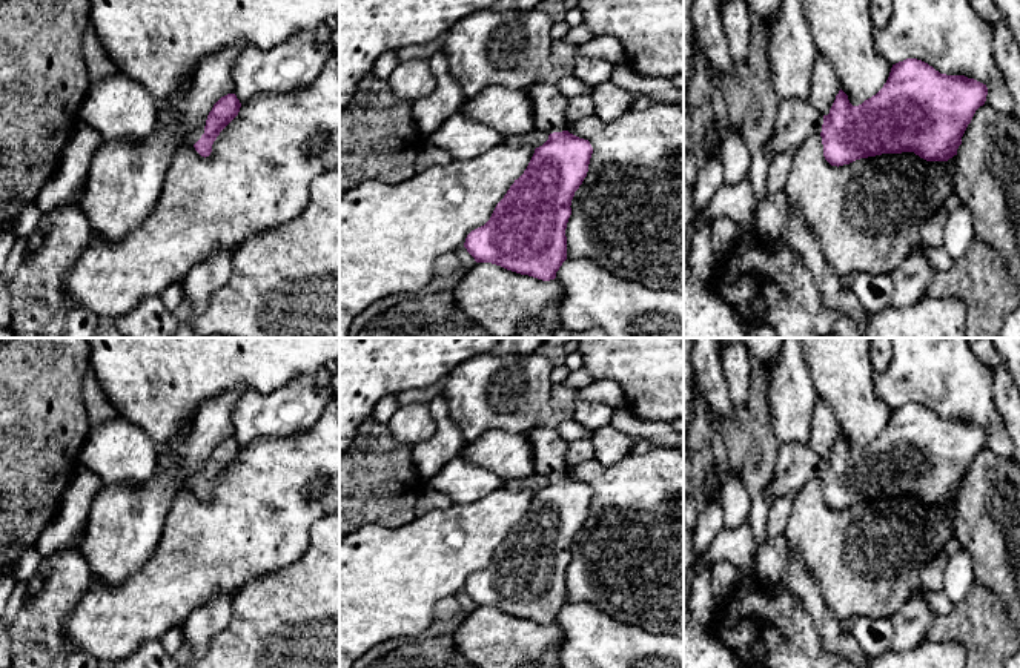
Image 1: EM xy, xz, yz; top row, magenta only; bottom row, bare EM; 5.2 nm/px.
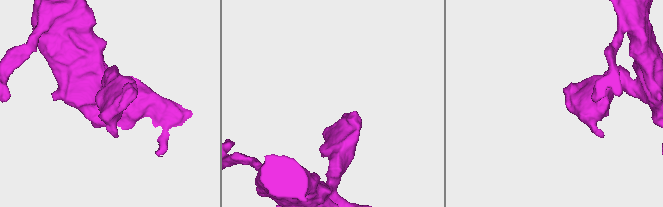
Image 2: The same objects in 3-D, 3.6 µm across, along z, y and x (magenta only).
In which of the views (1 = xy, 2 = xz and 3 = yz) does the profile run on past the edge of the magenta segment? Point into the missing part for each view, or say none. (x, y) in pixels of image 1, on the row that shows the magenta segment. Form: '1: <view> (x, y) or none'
1: xy (200, 131)
2: xz (549, 103)
3: yz (798, 119)

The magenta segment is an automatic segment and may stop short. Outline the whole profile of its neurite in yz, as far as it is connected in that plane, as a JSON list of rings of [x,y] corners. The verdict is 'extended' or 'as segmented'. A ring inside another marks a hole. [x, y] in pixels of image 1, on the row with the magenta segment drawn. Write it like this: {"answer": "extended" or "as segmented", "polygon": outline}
{"answer": "extended", "polygon": [[[906,58],[892,64],[883,88],[859,106],[853,106],[842,89],[828,115],[810,100],[779,101],[767,147],[774,158],[787,150],[794,152],[808,137],[819,134],[825,160],[837,167],[860,158],[902,152],[914,152],[926,161],[948,161],[957,155],[962,137],[986,95],[986,84],[974,78],[940,74],[922,60]]]}

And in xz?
{"answer": "extended", "polygon": [[[542,81],[527,86],[524,91],[532,100],[535,131],[547,134],[548,140],[535,149],[524,174],[515,180],[504,198],[496,204],[490,220],[467,235],[464,247],[476,263],[492,263],[521,275],[550,281],[556,278],[556,272],[567,260],[565,229],[571,215],[570,206],[575,192],[587,177],[593,147],[588,140],[579,138],[567,131],[570,123],[567,117],[570,98],[567,98],[555,84]]]}

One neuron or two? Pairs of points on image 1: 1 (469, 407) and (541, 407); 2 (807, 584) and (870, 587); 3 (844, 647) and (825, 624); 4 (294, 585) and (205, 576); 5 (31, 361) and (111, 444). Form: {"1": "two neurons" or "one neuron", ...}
{"1": "one neuron", "2": "two neurons", "3": "one neuron", "4": "two neurons", "5": "two neurons"}

